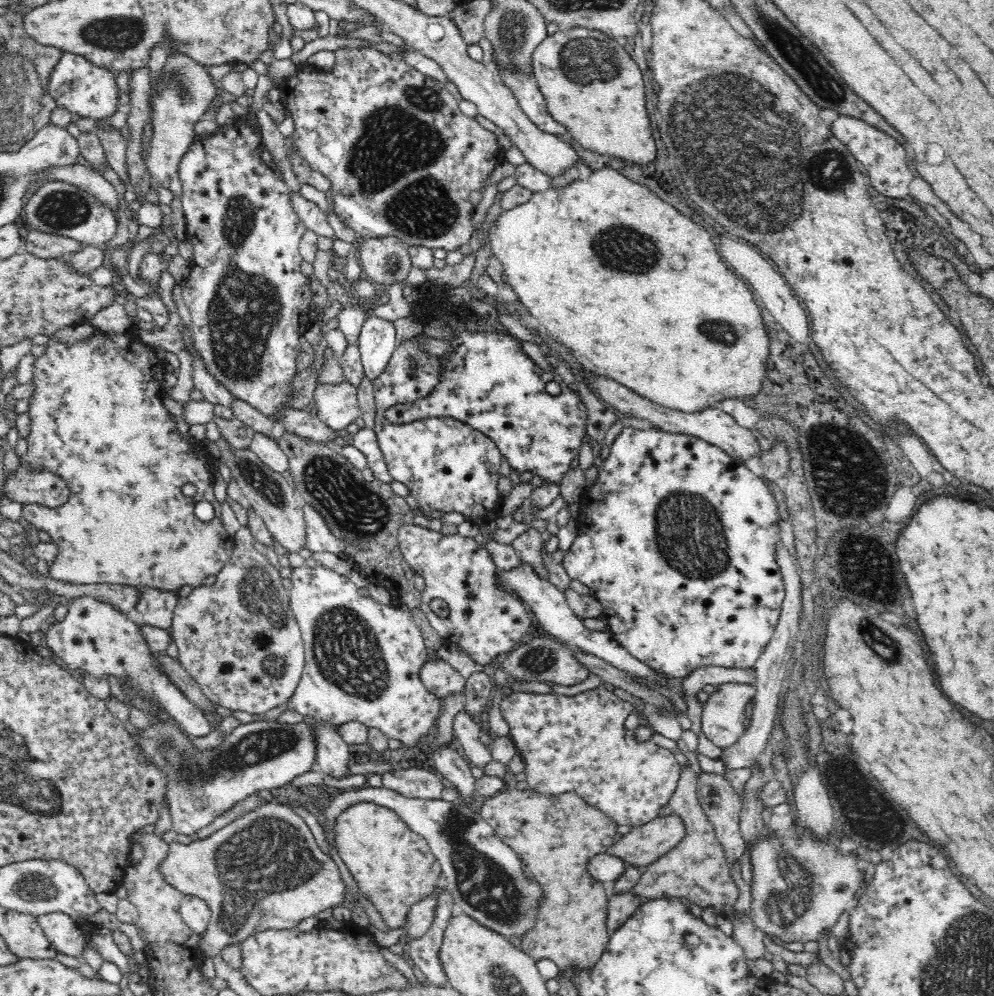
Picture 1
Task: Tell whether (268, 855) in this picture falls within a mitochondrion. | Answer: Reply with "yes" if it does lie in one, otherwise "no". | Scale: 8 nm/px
yes

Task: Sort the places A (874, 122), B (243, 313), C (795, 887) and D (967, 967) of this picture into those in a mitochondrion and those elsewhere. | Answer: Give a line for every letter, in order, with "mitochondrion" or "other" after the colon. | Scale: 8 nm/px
A: other
B: mitochondrion
C: mitochondrion
D: mitochondrion

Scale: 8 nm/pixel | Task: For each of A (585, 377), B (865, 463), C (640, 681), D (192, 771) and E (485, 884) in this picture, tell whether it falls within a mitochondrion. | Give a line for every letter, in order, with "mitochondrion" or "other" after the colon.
A: other
B: mitochondrion
C: other
D: mitochondrion
E: mitochondrion

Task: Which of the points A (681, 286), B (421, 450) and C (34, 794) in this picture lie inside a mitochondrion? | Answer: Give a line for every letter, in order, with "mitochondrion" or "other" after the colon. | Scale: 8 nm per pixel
A: other
B: other
C: mitochondrion

